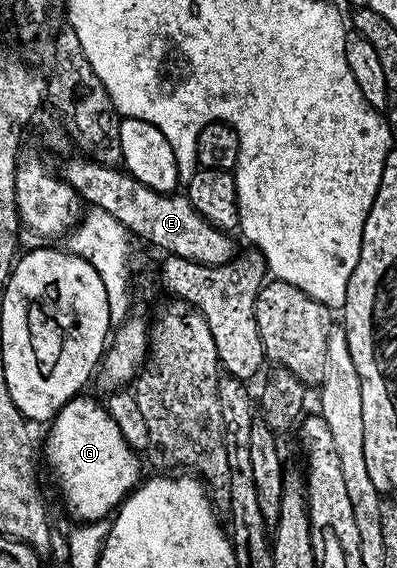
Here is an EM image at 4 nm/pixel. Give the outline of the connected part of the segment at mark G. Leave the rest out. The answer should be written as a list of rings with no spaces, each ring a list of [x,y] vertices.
[[[75,395],[67,401],[59,413],[54,414],[49,422],[50,430],[46,433],[46,461],[54,472],[54,481],[62,492],[62,501],[66,509],[79,522],[101,521],[109,518],[122,504],[124,498],[139,484],[139,454],[130,448],[130,444],[120,435],[116,419],[108,415],[105,404],[93,401],[90,397]]]

